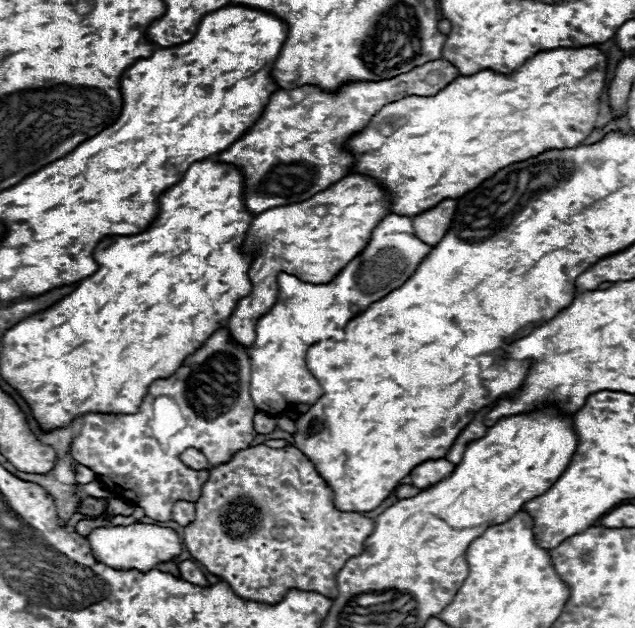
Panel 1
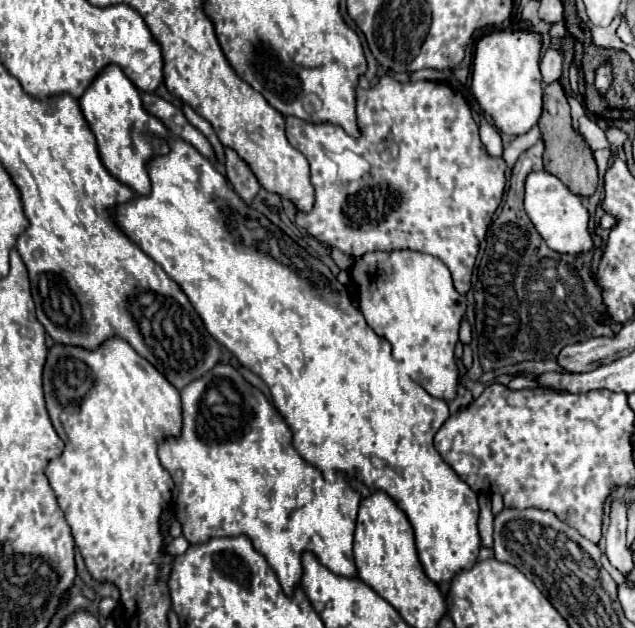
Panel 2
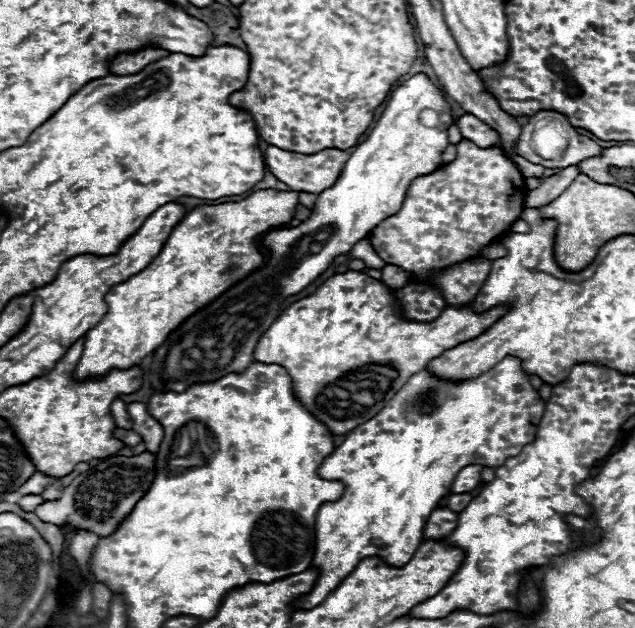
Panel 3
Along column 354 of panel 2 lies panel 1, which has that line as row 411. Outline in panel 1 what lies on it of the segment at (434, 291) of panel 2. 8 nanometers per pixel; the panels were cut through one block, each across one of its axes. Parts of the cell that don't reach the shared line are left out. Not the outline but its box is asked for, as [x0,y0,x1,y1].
[248,214,432,416]

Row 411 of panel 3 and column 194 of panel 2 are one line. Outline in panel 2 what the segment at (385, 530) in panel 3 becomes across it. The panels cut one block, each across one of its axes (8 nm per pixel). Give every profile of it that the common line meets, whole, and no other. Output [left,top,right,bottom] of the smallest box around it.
[158,364,360,596]

